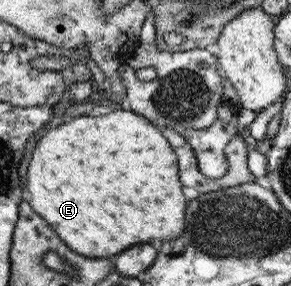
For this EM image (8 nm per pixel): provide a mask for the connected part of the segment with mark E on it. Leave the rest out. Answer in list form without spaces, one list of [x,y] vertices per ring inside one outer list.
[[[128,107],[77,116],[67,125],[49,129],[33,149],[27,167],[31,207],[61,237],[61,241],[83,257],[111,257],[135,243],[153,239],[175,239],[185,227],[185,197],[179,183],[178,159],[159,129]]]

